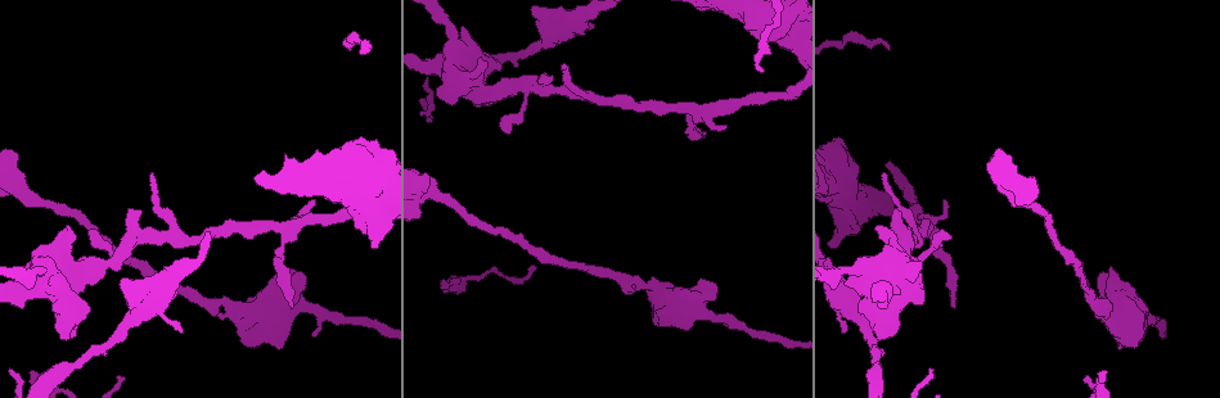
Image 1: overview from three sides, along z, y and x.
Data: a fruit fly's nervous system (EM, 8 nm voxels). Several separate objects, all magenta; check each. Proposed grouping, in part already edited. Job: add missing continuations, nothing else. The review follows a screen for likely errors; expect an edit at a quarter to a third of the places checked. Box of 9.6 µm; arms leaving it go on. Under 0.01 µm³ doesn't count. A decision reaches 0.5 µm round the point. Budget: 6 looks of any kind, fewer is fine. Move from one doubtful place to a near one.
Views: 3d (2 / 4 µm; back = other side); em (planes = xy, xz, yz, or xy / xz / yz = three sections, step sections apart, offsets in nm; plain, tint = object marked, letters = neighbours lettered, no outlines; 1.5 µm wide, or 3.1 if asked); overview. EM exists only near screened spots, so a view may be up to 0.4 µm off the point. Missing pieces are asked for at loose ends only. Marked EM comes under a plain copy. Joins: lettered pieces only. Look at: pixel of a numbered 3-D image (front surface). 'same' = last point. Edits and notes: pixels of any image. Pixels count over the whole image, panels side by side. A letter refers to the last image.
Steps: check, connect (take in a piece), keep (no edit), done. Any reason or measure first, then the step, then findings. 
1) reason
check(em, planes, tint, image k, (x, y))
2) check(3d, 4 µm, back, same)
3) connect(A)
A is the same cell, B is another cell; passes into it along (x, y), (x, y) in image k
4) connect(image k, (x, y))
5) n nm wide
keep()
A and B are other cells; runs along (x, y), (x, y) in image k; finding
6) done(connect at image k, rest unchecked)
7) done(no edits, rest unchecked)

an open end
check(em, yz, step 8, tint, image 1, (30, 373))

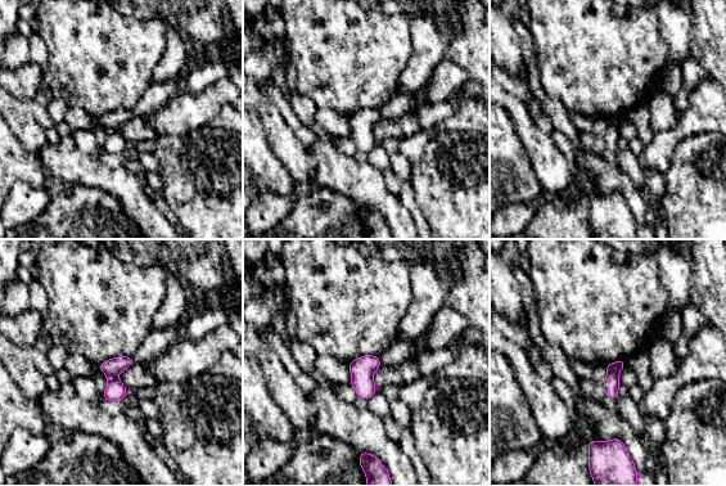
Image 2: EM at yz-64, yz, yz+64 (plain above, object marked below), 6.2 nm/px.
another direction
check(em, planes, letters, same)

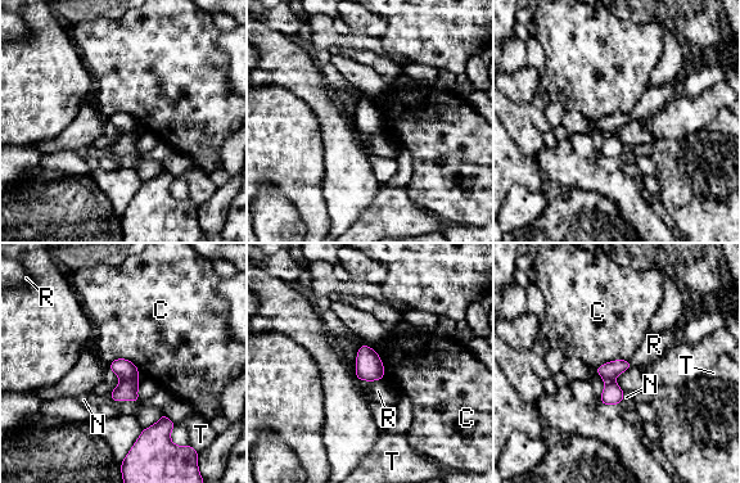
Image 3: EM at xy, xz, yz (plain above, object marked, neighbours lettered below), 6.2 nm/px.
120 nm wide
keep()
C, N, R and T are other cells; none of them fits

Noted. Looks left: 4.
an open end
check(em, xz, step 4, letters, image 1, (300, 274))

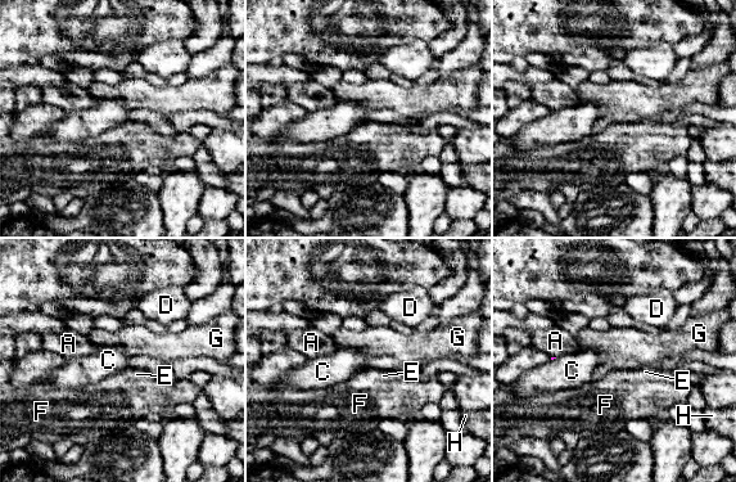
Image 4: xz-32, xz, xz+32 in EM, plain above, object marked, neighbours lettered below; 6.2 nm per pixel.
cut it another way
check(em, planes, letters, same)

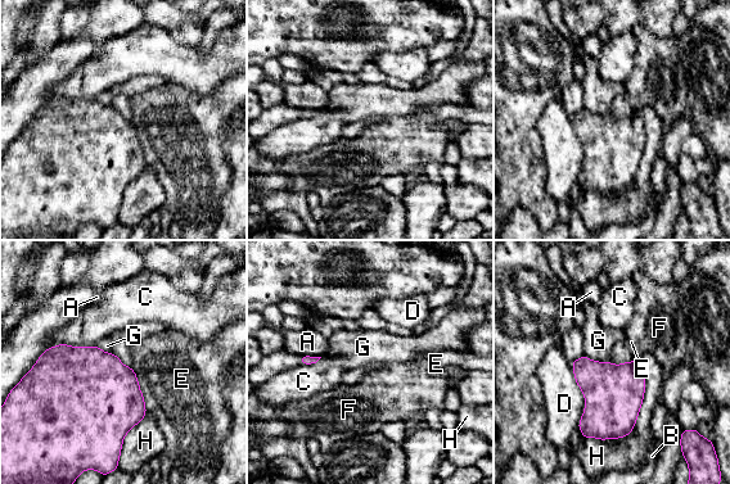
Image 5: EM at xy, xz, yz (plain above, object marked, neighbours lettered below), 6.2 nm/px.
H touches over 460 nm
keep()
A, B, C, D, E, F, G and H are other cells; border along (584, 354), (598, 361), (608, 361) in image 5; none of them fits

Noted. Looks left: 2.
free end
check(3d, 2 µm, image 1, (293, 306))

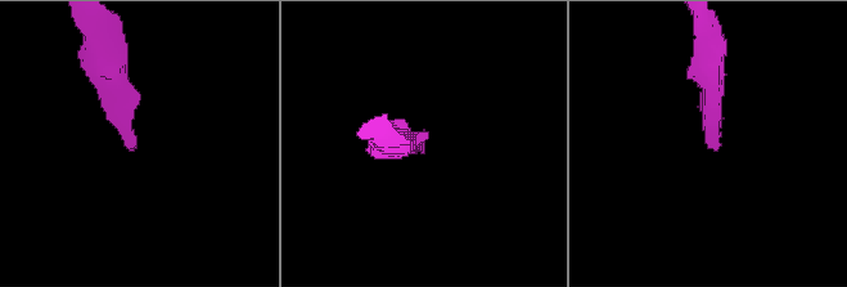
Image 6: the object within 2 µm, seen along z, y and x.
now the EM
check(em, planes, letters, image 6, (714, 148))

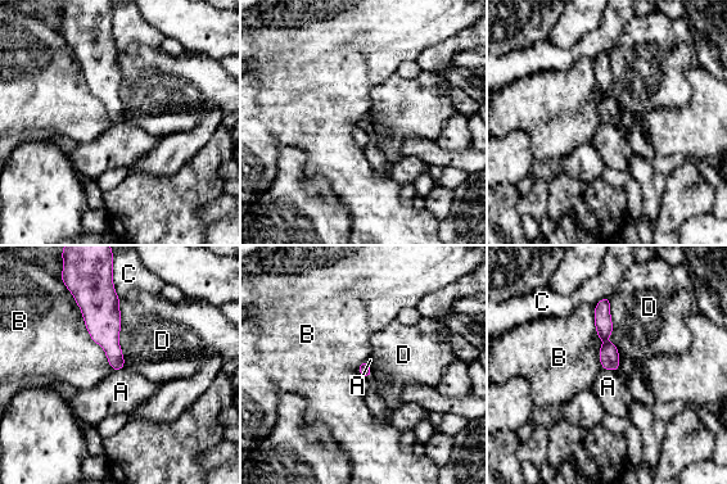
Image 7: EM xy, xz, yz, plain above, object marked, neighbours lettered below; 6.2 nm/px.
keep()
A, B, C and D are other cells; runs along (606, 301), (604, 342), (614, 367) in image 7; none of them fits

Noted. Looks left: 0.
done(no edits, rest unchecked)

